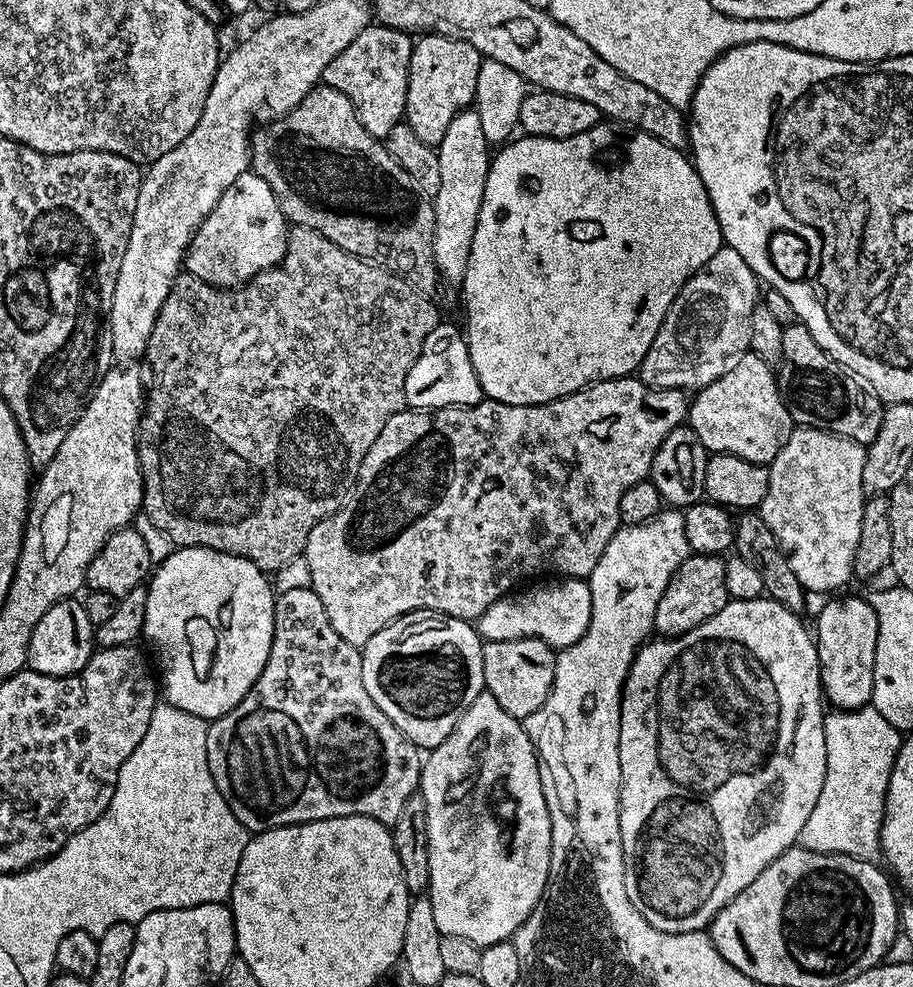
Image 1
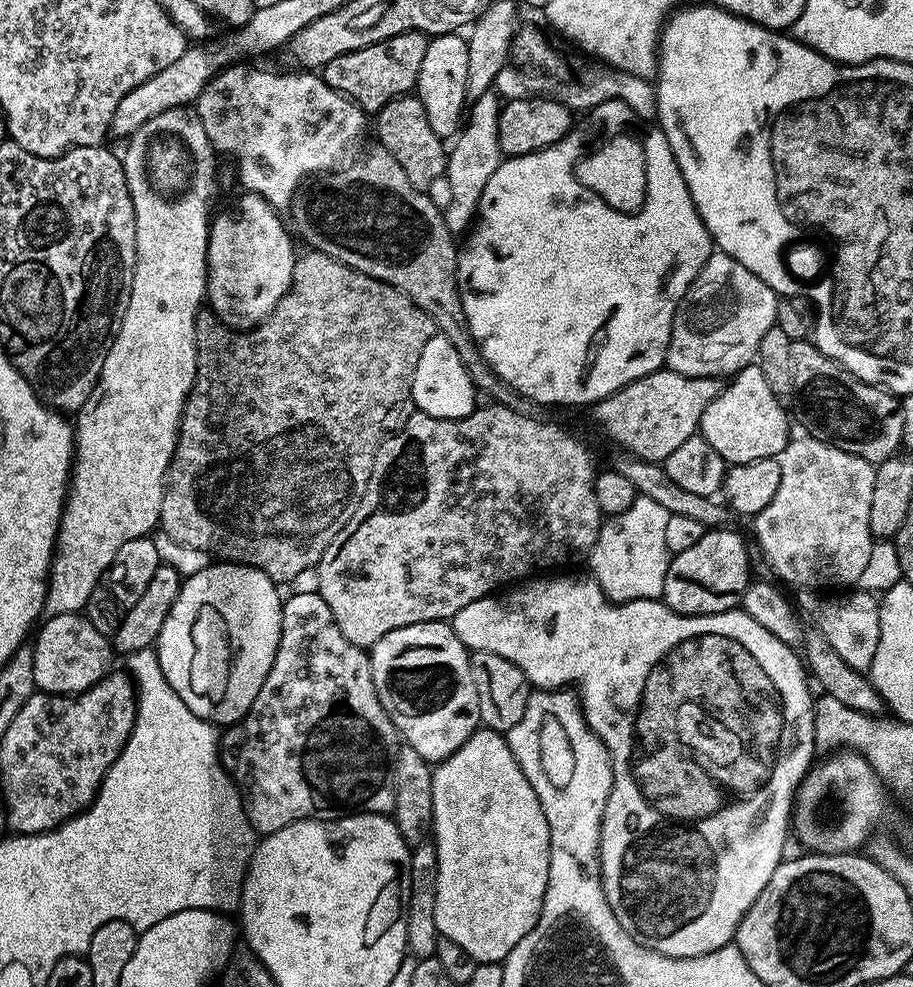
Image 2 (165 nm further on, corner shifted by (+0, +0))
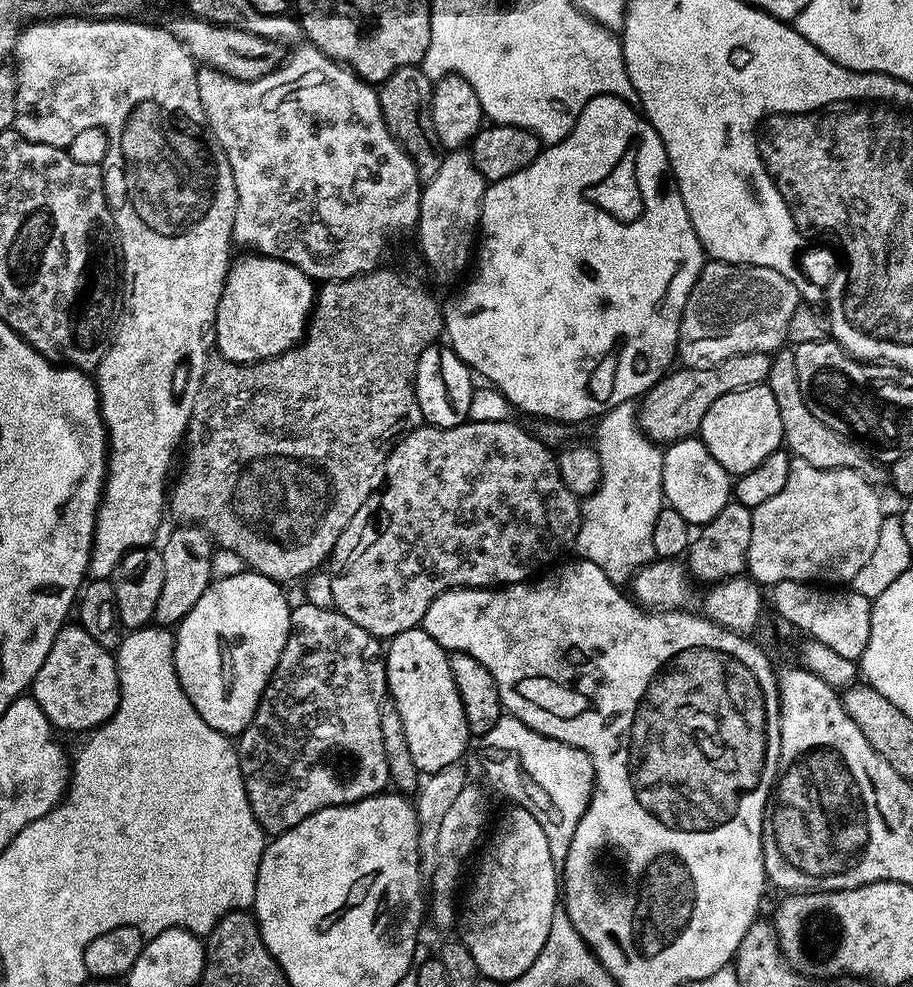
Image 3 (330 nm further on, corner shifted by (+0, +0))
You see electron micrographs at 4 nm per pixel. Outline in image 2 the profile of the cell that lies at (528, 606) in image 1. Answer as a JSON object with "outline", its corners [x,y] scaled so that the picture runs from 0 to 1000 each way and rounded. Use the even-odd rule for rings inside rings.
{"outline":[[[596,582],[582,590],[570,590],[555,598],[549,599],[547,602],[531,604],[530,607],[524,610],[515,610],[515,614],[510,618],[502,618],[502,622],[495,625],[493,629],[495,637],[502,642],[502,646],[508,651],[509,657],[514,659],[529,659],[537,663],[550,663],[550,667],[563,671],[576,683],[576,687],[581,690],[584,698],[618,699],[625,694],[622,692],[625,691],[627,685],[629,688],[635,689],[633,708],[644,726],[644,735],[656,746],[658,752],[666,757],[666,769],[670,772],[670,803],[666,805],[666,812],[662,818],[659,837],[657,838],[657,889],[662,895],[662,905],[668,914],[668,922],[673,922],[677,934],[681,934],[683,941],[700,956],[708,958],[712,963],[724,965],[734,971],[765,971],[769,967],[778,967],[791,958],[803,955],[806,939],[813,934],[817,922],[821,922],[821,918],[826,918],[830,906],[835,906],[835,902],[839,902],[839,894],[843,894],[848,881],[857,871],[857,857],[865,850],[867,812],[872,810],[874,796],[880,792],[882,784],[885,783],[885,779],[892,773],[889,765],[895,765],[896,762],[894,757],[894,737],[889,730],[892,701],[881,697],[881,687],[883,688],[882,672],[874,664],[871,656],[857,650],[852,646],[848,646],[848,642],[843,642],[843,638],[838,638],[836,634],[830,634],[826,630],[826,626],[823,628],[806,628],[806,624],[802,619],[797,620],[797,628],[770,628],[768,624],[742,624],[738,618],[734,618],[732,613],[723,608],[706,608],[703,614],[673,614],[671,609],[663,605],[662,599],[658,598],[656,592],[652,590],[635,592],[635,588],[631,584],[609,583],[613,582]]]}

